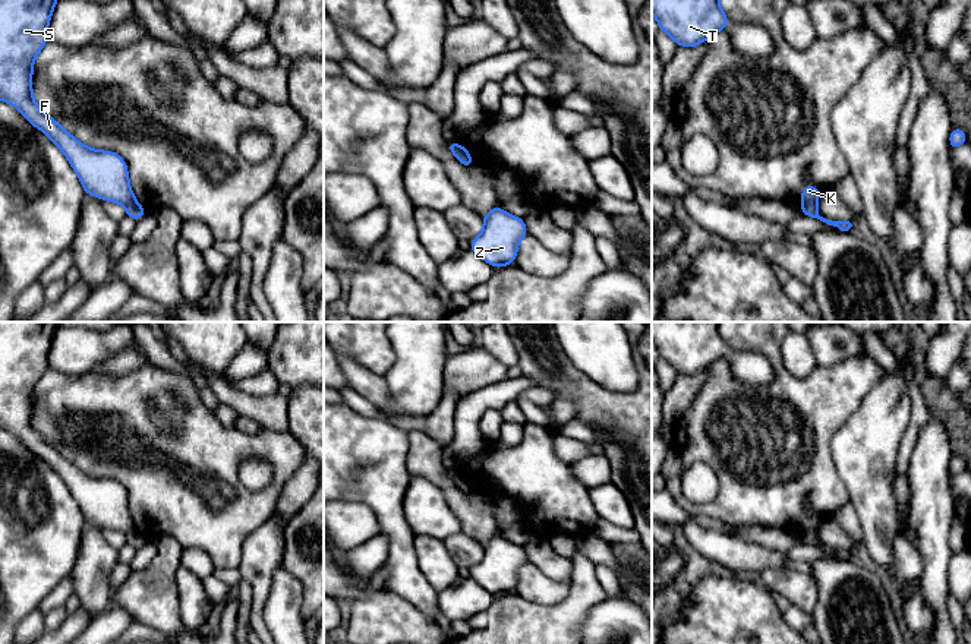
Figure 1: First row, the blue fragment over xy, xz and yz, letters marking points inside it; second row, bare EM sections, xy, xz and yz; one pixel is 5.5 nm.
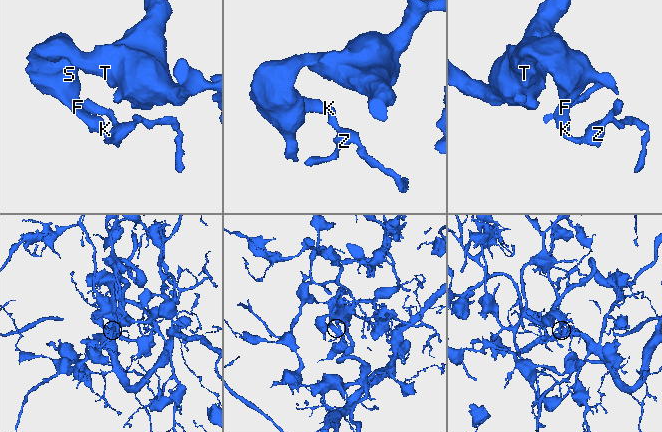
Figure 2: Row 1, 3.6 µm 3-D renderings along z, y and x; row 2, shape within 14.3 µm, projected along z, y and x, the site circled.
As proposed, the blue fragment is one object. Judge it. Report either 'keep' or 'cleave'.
cleave

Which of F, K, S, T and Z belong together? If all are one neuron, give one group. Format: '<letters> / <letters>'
F K S T / Z

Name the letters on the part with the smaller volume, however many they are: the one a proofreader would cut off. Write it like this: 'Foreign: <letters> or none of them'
Foreign: Z

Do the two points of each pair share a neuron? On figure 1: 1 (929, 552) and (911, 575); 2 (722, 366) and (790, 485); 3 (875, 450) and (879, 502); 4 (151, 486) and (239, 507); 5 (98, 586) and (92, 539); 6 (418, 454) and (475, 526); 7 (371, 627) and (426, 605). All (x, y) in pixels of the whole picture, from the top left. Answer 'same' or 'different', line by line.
1: different
2: same
3: same
4: same
5: same
6: same
7: different

